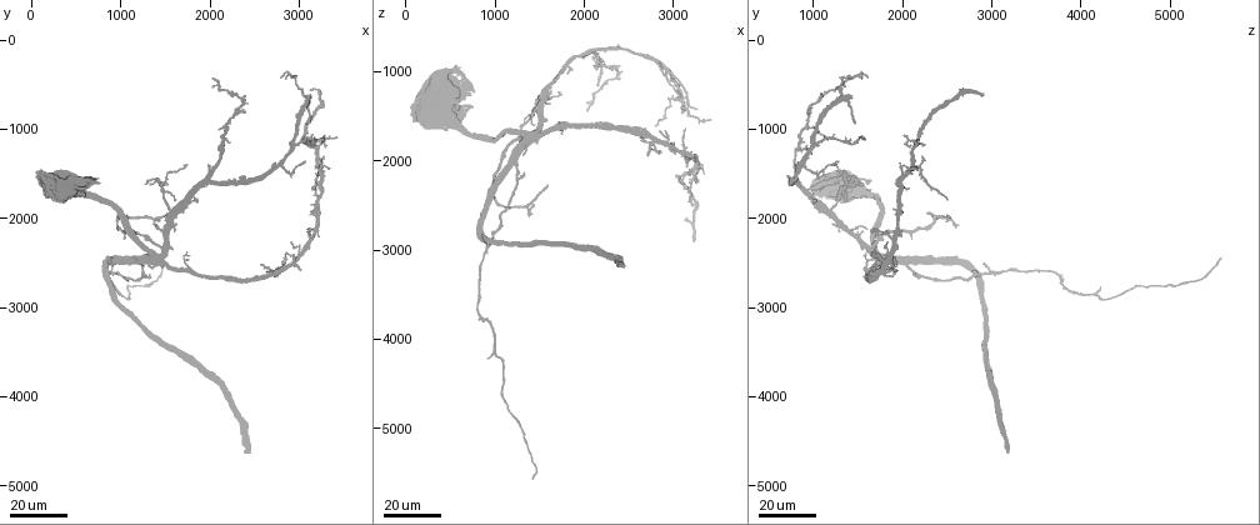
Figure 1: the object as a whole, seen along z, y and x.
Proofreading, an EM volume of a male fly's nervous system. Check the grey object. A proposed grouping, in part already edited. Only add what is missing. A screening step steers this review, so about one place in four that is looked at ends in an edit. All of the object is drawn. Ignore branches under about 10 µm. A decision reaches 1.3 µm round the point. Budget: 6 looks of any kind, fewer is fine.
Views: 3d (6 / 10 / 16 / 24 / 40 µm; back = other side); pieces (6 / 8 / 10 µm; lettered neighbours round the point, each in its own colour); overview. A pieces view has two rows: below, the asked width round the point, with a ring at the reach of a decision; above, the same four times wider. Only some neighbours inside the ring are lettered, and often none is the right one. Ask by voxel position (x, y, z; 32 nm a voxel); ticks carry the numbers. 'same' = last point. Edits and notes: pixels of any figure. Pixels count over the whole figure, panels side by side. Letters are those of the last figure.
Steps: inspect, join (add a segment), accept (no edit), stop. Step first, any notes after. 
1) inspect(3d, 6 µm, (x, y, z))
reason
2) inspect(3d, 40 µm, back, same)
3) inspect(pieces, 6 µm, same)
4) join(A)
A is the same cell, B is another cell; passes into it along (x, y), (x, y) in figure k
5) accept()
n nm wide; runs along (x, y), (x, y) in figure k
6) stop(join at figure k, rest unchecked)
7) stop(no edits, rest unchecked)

inspect(3d, 16 µm, (2400, 600, 1100))
free end

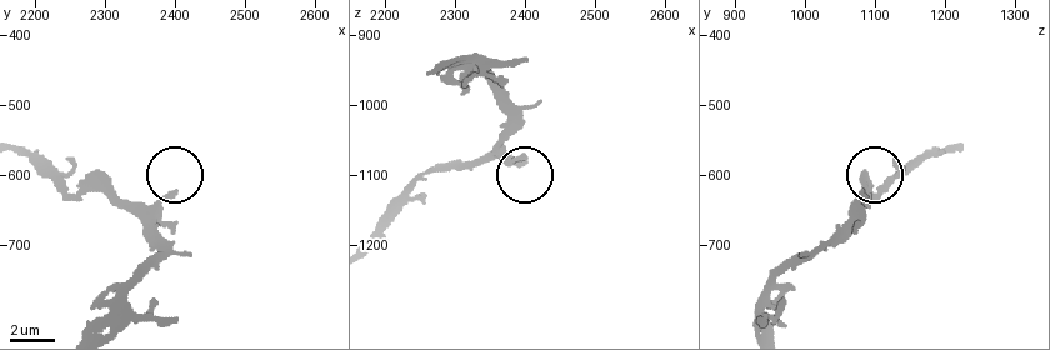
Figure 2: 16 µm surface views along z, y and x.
inspect(pieces, 10 µm, (2395, 625, 1085))
see the neighbours

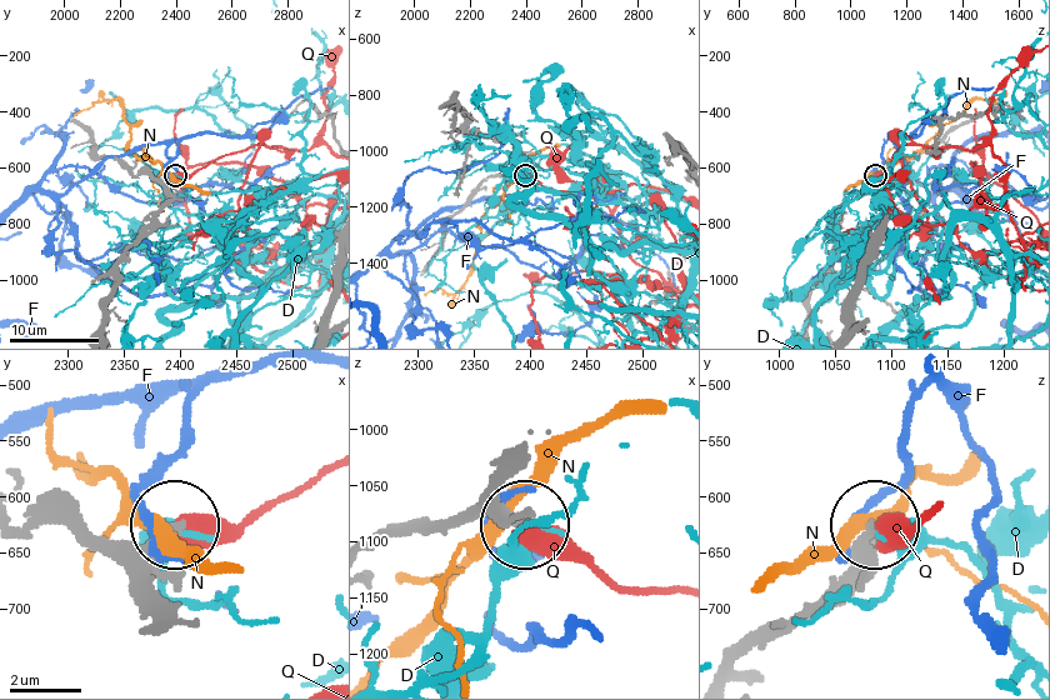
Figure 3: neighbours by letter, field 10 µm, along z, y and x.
accept()
D, F, N and Q are other cells; runs along (721, 678), (846, 570), (870, 529) in figure 3; no lettered segment goes on from it

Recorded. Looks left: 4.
inspect(3d, 16 µm, (2050, 400, 1400))
end of a long branch

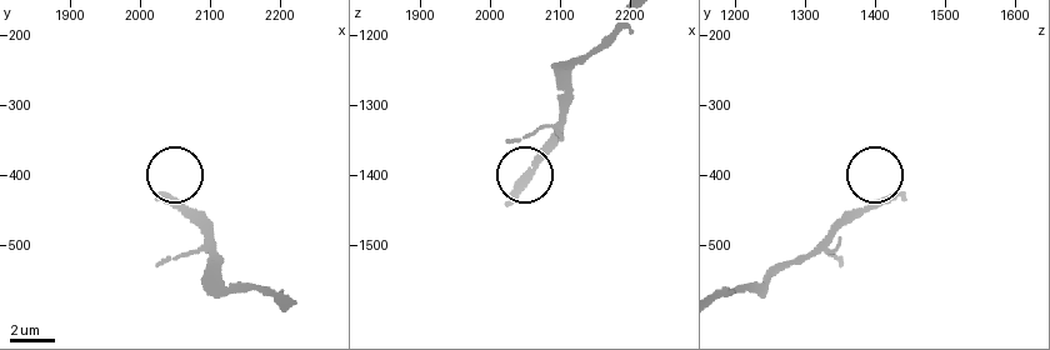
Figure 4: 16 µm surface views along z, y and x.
inspect(3d, 6 µm, (2030, 430, 1435))

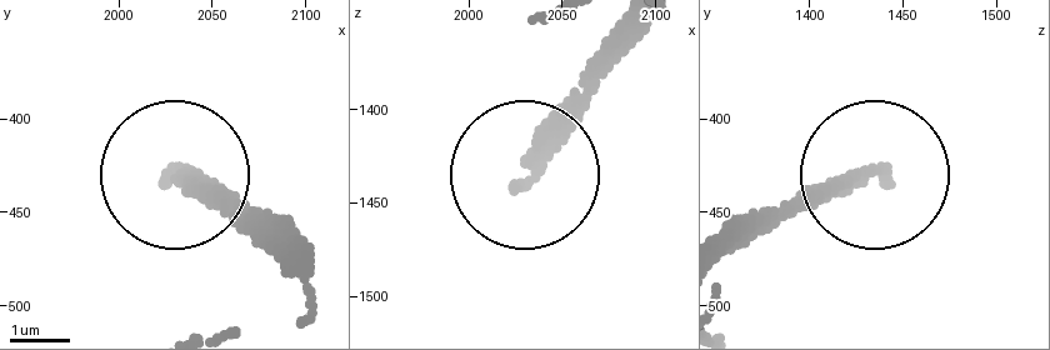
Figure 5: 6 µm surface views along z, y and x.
inspect(pieces, 6 µm, (2028, 430, 1440))

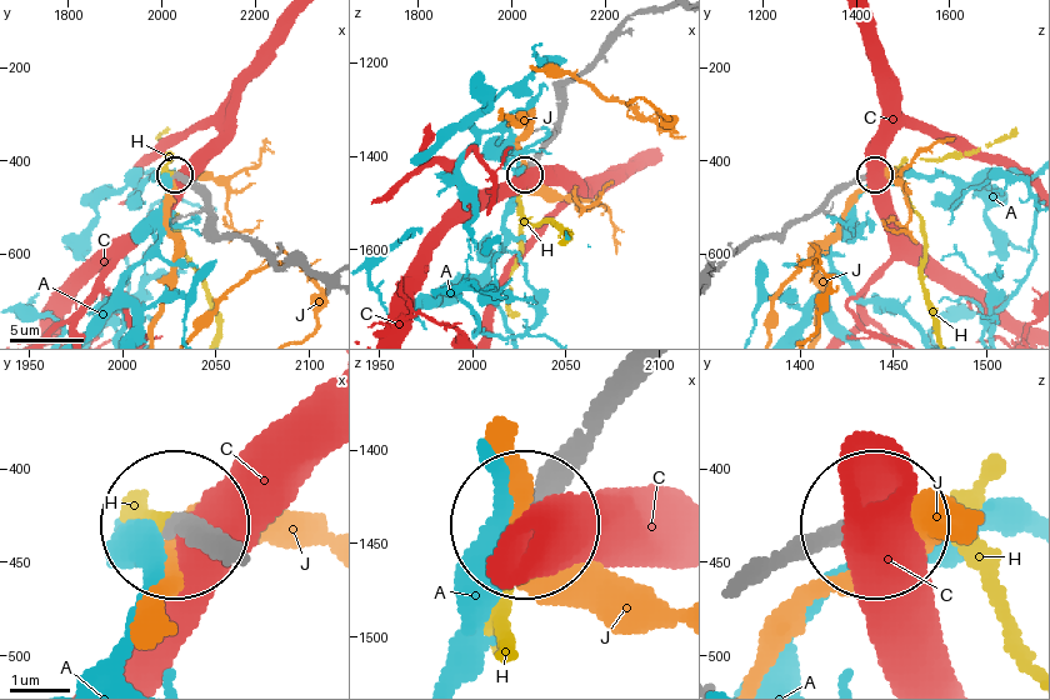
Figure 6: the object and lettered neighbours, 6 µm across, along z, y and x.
join(H)
H is the same cell, A, C and J are other cells; it goes on there

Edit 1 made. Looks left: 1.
stop(join at figure 6, rest unchecked)

